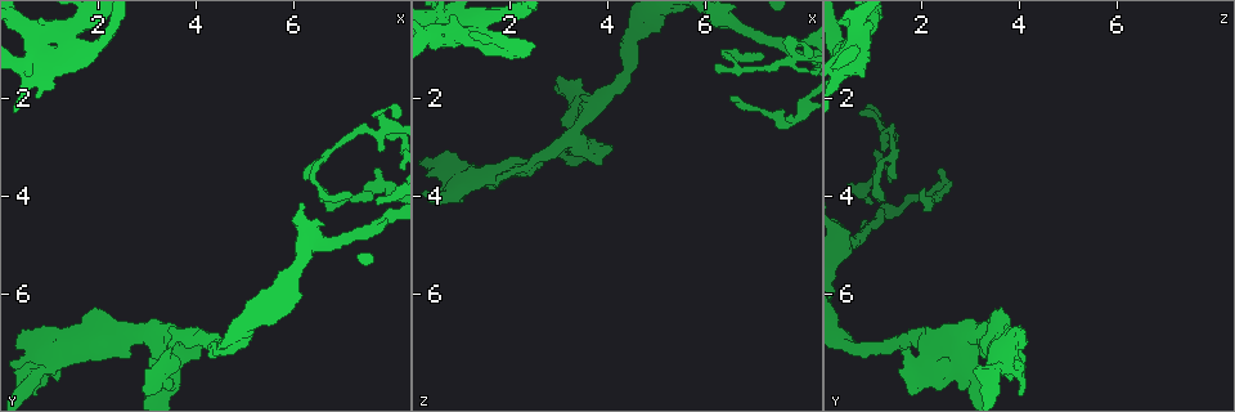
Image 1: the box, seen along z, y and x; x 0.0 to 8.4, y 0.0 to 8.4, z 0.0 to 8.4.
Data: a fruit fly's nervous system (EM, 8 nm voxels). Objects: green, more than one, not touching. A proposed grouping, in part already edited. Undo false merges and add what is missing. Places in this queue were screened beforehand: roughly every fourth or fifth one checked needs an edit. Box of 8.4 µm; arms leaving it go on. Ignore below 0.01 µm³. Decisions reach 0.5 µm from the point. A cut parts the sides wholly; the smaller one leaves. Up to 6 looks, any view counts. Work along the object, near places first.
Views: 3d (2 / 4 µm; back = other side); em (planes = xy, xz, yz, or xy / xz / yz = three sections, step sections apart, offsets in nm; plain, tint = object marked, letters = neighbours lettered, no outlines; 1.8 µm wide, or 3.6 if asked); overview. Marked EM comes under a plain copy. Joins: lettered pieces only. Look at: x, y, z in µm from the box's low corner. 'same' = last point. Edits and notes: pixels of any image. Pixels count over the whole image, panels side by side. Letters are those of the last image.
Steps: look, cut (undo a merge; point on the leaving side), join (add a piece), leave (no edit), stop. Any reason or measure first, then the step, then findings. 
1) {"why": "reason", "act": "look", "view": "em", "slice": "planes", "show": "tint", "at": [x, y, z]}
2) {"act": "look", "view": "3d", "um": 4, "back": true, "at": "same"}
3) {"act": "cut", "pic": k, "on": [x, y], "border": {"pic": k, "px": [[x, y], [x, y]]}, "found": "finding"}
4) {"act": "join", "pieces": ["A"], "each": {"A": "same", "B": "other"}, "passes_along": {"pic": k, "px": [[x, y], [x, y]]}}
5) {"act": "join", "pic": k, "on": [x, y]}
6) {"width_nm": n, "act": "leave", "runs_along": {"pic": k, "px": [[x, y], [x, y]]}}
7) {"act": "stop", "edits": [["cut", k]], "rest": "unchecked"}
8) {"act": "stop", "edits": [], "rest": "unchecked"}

{"why": "an open end", "act": "look", "view": "em", "slice": "xz", "step": 4, "show": "letters", "at": [3.00, 7.65, 1.60]}

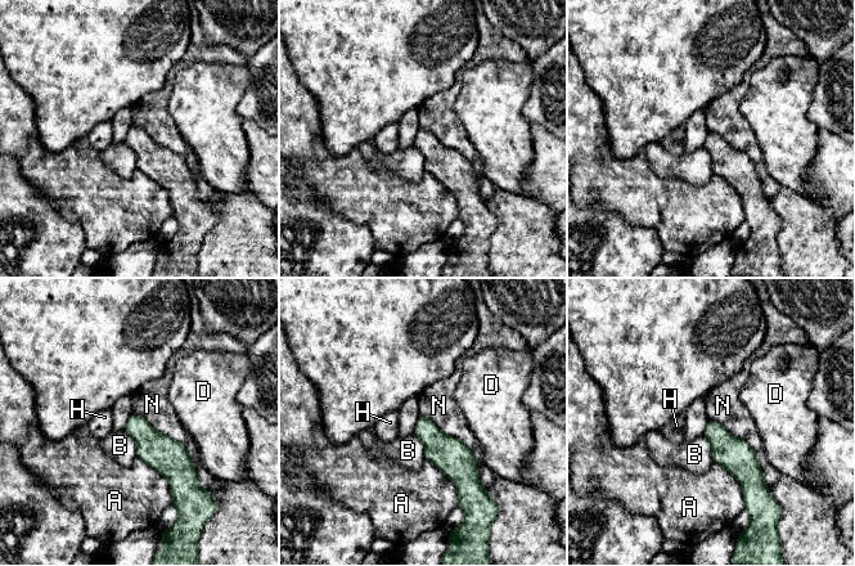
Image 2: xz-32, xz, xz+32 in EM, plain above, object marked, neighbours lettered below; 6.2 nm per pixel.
{"width_nm": 150, "act": "leave", "each": {"A": "other", "B": "other", "D": "other", "H": "other", "N": "other"}, "border": {"pic": 2, "px": [[133, 412], [185, 448], [198, 485]]}, "found": "none of them fits"}

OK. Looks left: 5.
{"why": "sharp bend", "act": "look", "view": "em", "slice": "planes", "show": "letters", "at": [6.40, 3.65, 1.10]}

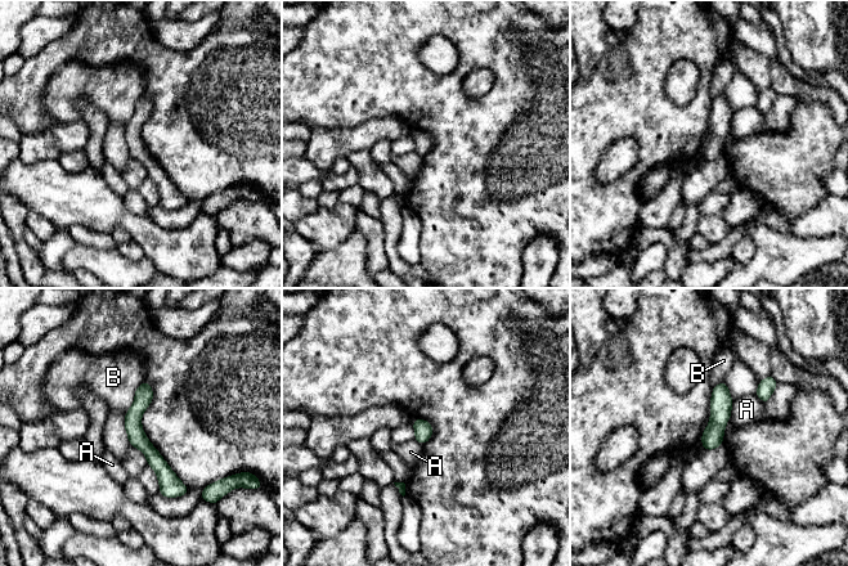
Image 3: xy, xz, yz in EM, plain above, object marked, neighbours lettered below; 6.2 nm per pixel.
{"act": "leave", "each": {"A": "other", "B": "other"}, "border": {"pic": 3, "px": [[734, 400], [728, 417]]}, "found": "all the same cell"}

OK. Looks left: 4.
{"why": "calibre changes", "act": "look", "view": "3d", "um": 2, "at": [0.90, 0.95, 0.70]}

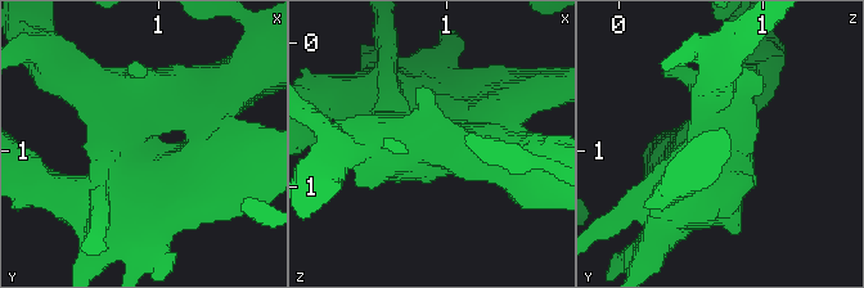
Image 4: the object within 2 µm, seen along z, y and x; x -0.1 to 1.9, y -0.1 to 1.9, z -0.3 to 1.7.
{"why": "need the tissue", "act": "look", "view": "em", "slice": "planes", "show": "letters", "at": [0.88, 0.98, 0.72]}

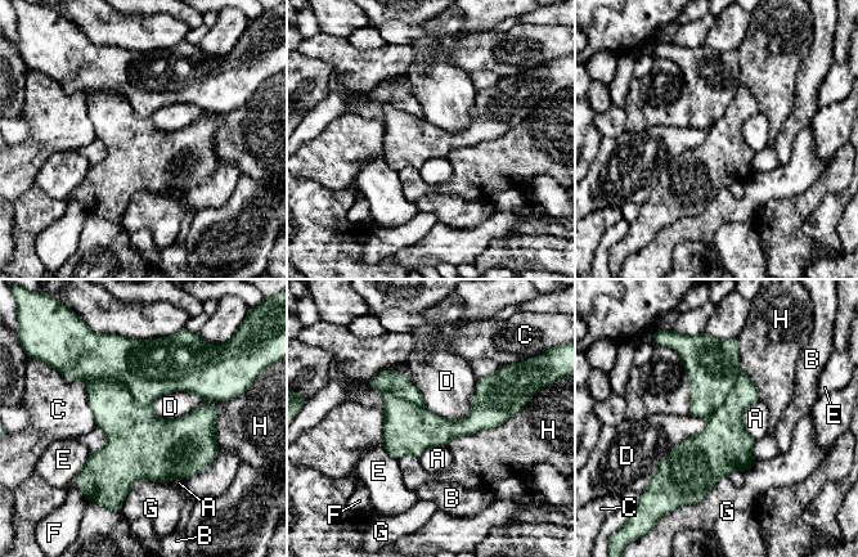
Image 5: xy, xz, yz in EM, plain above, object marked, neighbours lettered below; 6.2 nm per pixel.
{"width_nm": 320, "act": "cut", "pic": 5, "on": [149, 369], "each": {"A": "other", "B": "other", "C": "other", "D": "other", "E": "other", "F": "other", "G": "other", "H": "other"}, "border": {"pic": 5, "px": [[85, 382], [121, 381], [151, 405]]}, "found": "two cells meet here"}

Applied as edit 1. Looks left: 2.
{"act": "stop", "edits": [["cut", 5]], "rest": "unchecked"}

